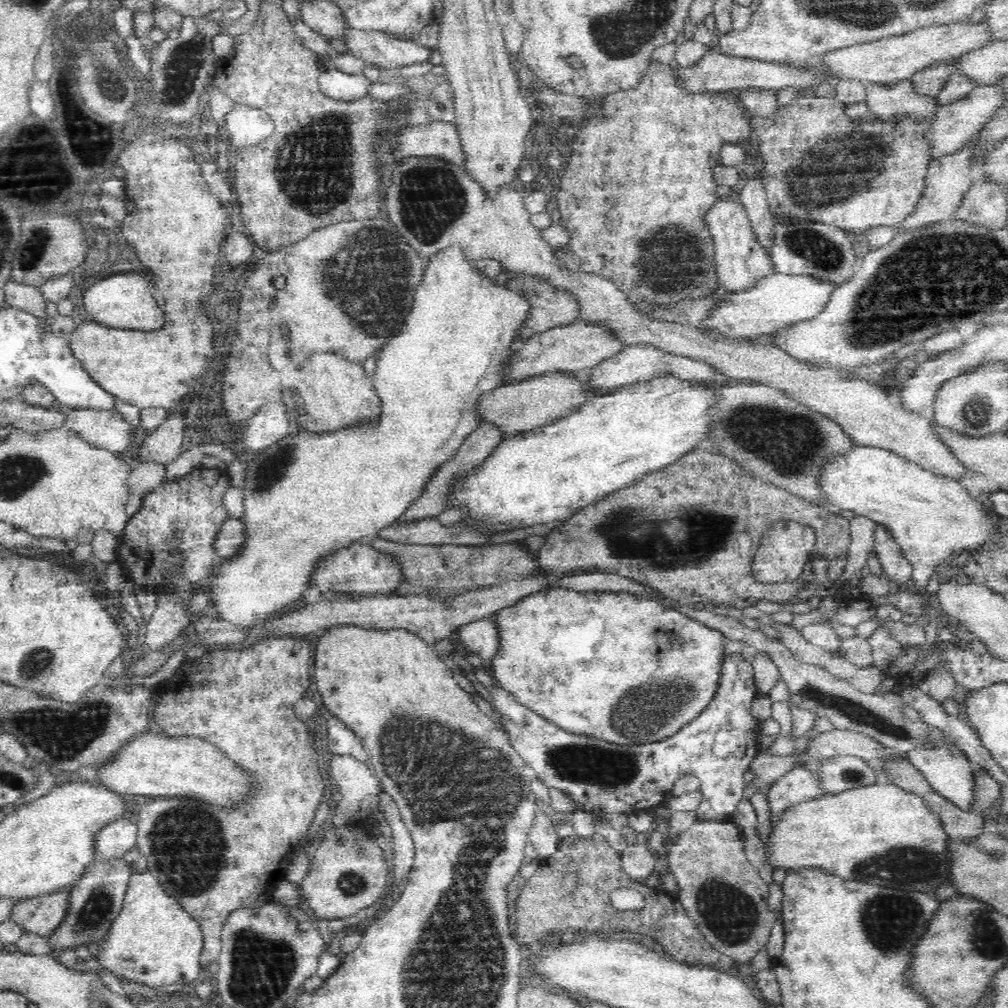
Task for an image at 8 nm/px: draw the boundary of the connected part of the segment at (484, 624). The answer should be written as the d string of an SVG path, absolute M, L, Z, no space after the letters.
M498 615L475 620L458 628L458 644L465 652L472 652L484 661L491 661L500 650Z

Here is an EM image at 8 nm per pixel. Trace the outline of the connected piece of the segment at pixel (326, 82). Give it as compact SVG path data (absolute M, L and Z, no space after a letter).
M335 66L323 68L318 78L320 92L332 100L351 103L368 96L369 87L372 85L364 74L350 75L337 70Z

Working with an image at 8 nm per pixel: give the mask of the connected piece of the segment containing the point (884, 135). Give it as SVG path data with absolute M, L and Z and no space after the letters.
M800 92L789 103L778 103L773 115L749 116L752 134L758 136L758 154L764 164L760 182L776 221L786 225L804 221L838 227L854 236L863 235L872 227L893 227L910 216L923 191L923 176L929 165L929 144L923 137L923 125L906 113L889 119L849 118L846 105L836 97L817 95L811 98Z

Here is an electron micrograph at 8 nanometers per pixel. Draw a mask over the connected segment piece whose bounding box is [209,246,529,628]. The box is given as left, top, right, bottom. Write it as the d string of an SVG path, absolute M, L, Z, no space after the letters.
M450 246L438 252L436 256L432 256L430 262L426 264L421 283L416 287L413 305L406 315L402 330L398 333L398 336L394 336L384 345L384 350L376 359L376 374L372 376L372 380L381 400L381 416L378 418L378 422L372 424L372 426L366 424L352 429L343 429L336 433L323 433L322 435L304 433L299 430L298 437L282 440L274 447L263 450L264 452L260 456L252 456L245 460L247 464L245 470L246 480L241 488L244 493L242 521L246 523L248 542L245 544L243 554L222 563L218 574L215 574L215 578L210 582L210 589L212 589L214 595L209 602L212 602L212 606L218 612L218 618L246 628L248 625L266 620L272 615L277 615L289 609L294 606L294 602L297 602L299 596L304 595L306 589L310 588L309 574L315 562L318 562L320 558L324 558L326 554L332 554L338 548L348 548L350 544L358 541L361 537L375 534L377 530L390 526L395 518L398 518L406 510L412 499L417 499L422 494L428 478L434 474L434 471L443 462L450 460L465 442L466 436L480 426L478 415L475 414L475 404L483 392L504 385L501 372L509 352L515 351L511 347L515 339L515 332L527 317L528 309L529 304L517 292L507 290L504 286L496 284L494 279L482 276L473 270L471 263L463 259L462 251L457 246Z

